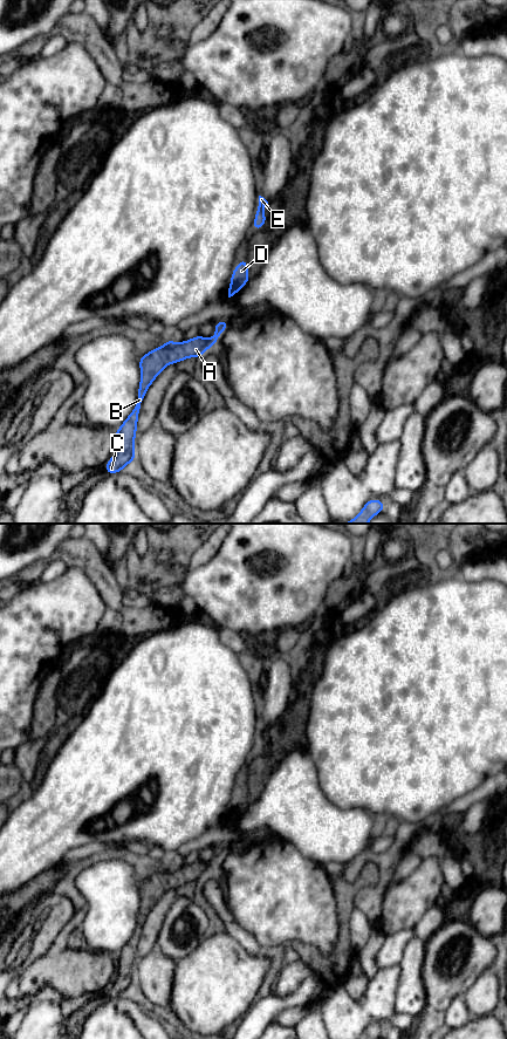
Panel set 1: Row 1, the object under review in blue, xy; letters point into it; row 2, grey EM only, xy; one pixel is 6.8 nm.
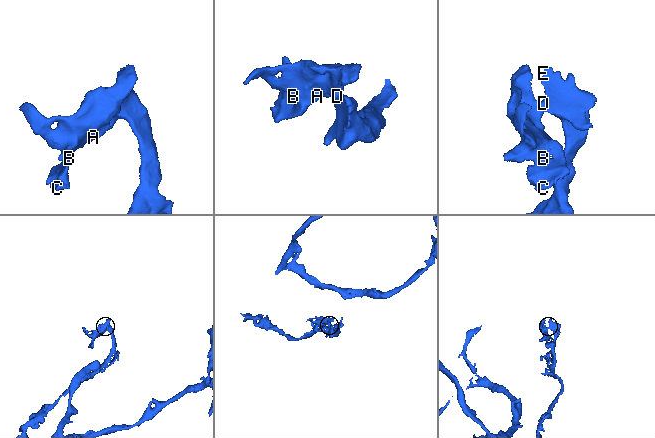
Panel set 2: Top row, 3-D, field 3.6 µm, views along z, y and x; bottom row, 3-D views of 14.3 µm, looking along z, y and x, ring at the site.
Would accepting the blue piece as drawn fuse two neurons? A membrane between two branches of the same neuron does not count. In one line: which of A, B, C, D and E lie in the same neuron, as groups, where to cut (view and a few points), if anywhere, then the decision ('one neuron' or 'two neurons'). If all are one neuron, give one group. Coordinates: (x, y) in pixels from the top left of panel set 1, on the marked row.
groups A B C / D E; cut xy (231, 284), (240, 288); two neurons

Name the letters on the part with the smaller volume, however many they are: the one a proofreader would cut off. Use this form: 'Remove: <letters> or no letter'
Remove: A, B, C

